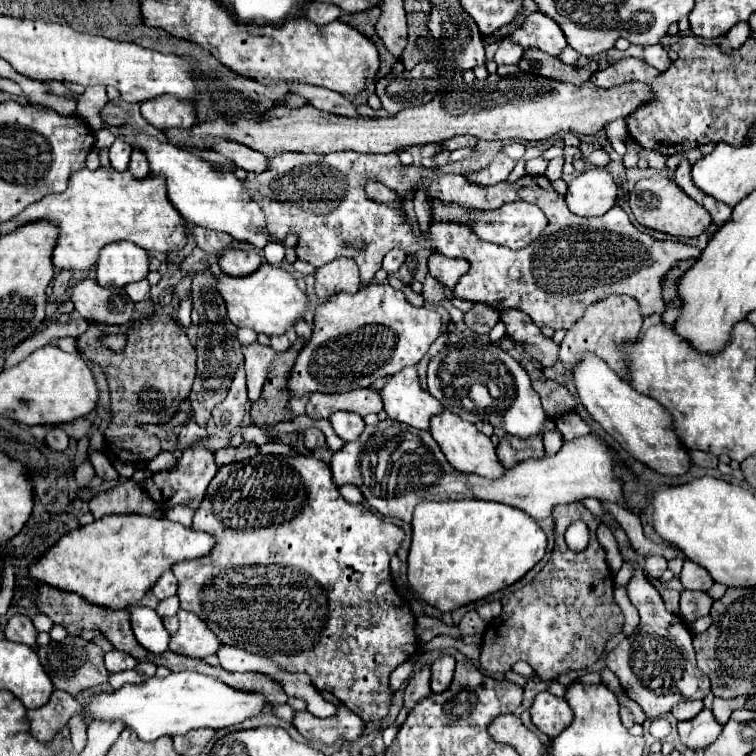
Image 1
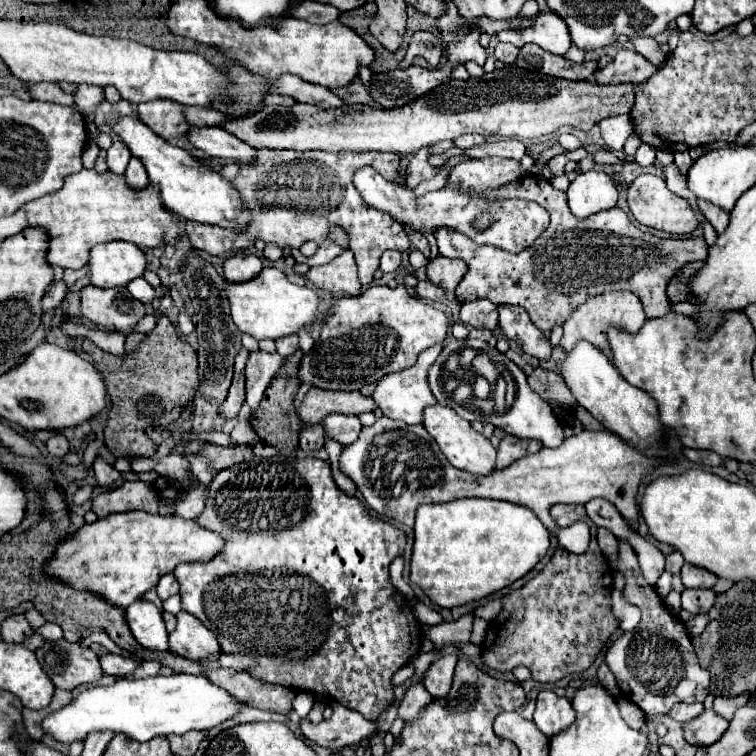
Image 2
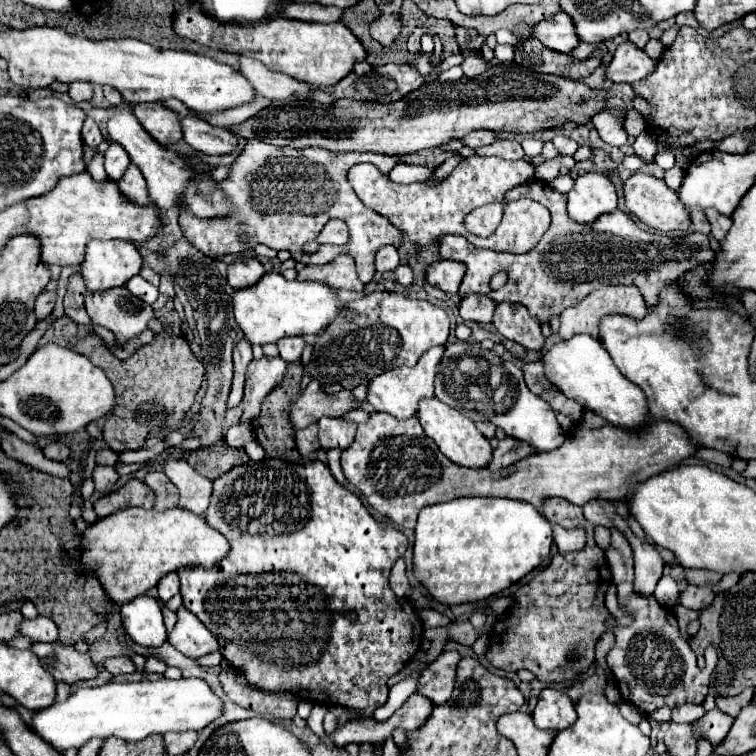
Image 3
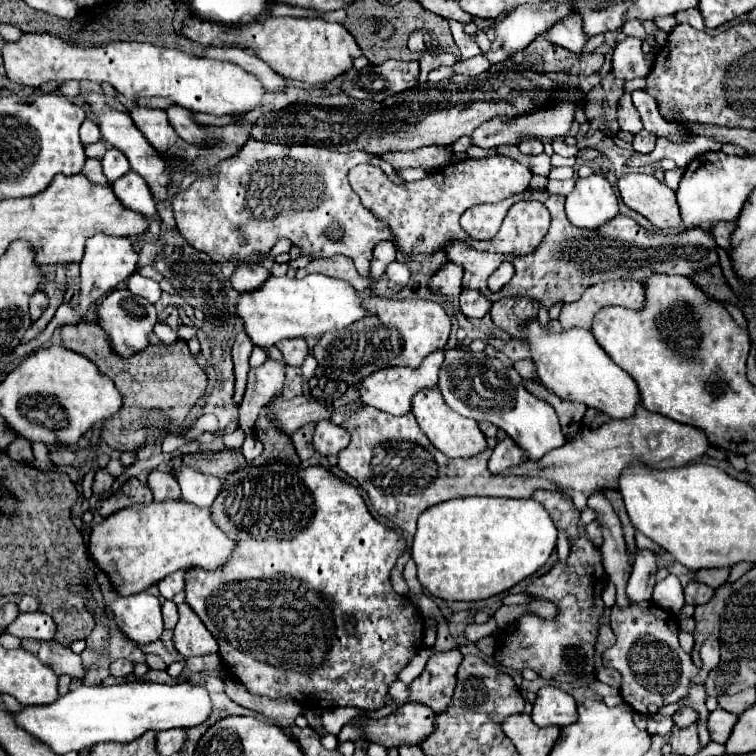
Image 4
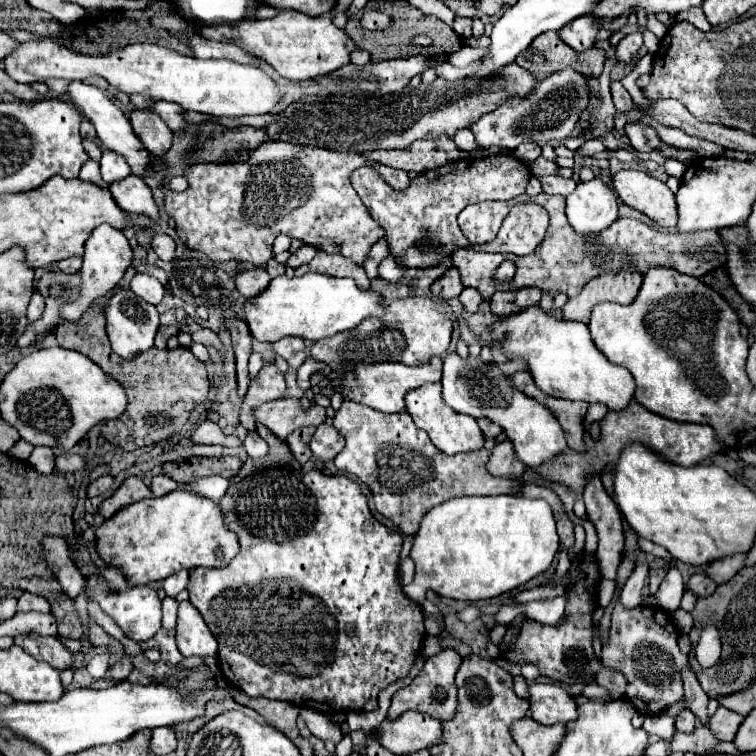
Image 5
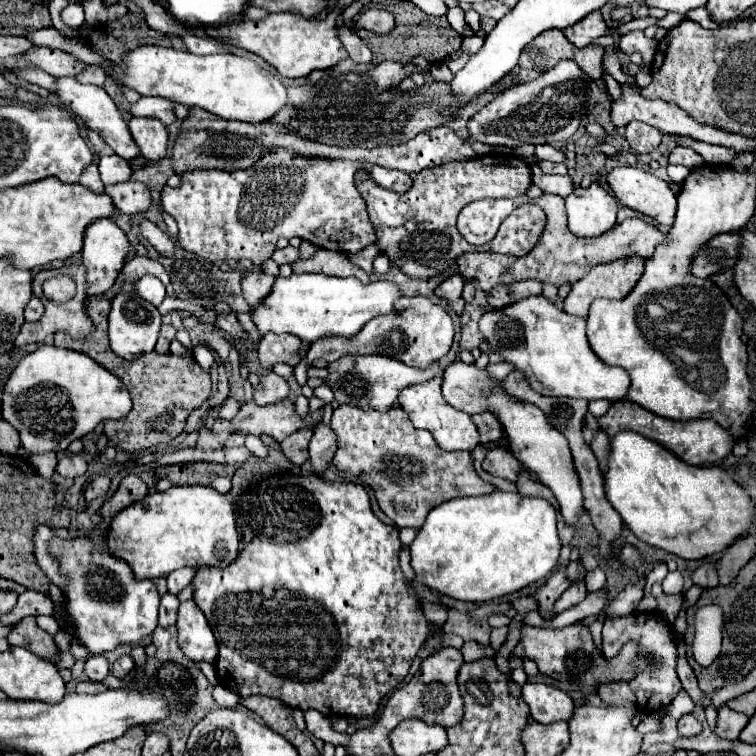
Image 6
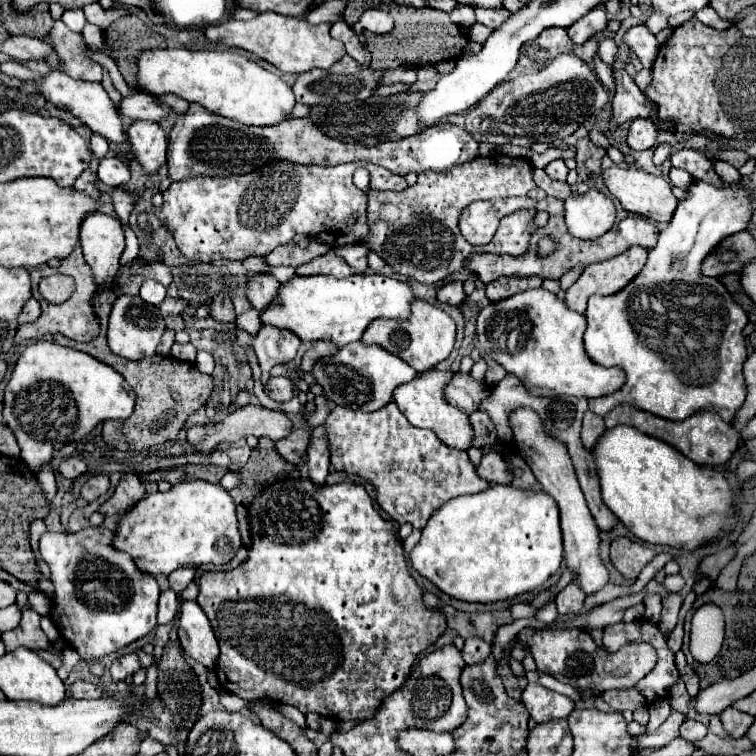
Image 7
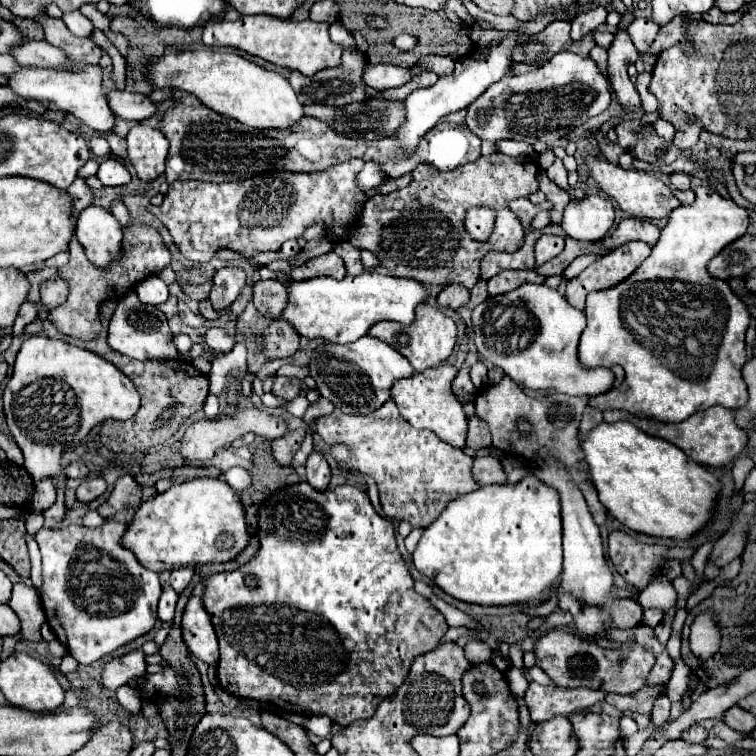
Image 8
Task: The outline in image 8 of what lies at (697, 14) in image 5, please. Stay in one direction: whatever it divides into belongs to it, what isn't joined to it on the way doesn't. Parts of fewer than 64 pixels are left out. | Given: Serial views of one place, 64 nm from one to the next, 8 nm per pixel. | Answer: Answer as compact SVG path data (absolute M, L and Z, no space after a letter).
M714 6L714 8L710 8L708 12L702 14L702 20L704 20L704 22L710 22L710 24L734 24L734 22L740 20L740 16L742 16L746 10L748 10L748 6L740 8L740 12L724 14L724 12L720 12L720 10Z

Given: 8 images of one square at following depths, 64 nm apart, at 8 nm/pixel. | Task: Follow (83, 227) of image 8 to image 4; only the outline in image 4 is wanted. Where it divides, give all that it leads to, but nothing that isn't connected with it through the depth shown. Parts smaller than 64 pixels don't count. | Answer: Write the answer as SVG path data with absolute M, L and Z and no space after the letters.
M96 234L92 238L86 240L86 254L80 262L80 278L82 278L82 290L80 290L80 306L74 310L68 304L62 304L56 310L56 316L49 322L40 336L34 340L26 343L19 344L13 350L13 355L5 355L4 362L11 362L13 358L20 358L29 355L42 347L47 342L56 330L56 326L60 324L78 324L82 320L82 316L86 314L86 310L102 296L106 296L110 290L114 290L122 280L126 280L130 274L134 274L138 268L138 254L132 248L132 242L128 238L116 238L116 236L106 236L106 234Z

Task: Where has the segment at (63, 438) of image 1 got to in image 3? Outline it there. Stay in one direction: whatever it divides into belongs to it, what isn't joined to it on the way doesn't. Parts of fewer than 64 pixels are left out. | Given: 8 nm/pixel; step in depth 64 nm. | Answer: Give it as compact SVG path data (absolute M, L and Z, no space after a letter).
M52 442L52 444L48 444L44 450L44 456L46 458L52 458L52 460L58 460L58 462L66 462L68 460L68 456L70 456L70 450L68 450L68 446L64 444L64 442Z

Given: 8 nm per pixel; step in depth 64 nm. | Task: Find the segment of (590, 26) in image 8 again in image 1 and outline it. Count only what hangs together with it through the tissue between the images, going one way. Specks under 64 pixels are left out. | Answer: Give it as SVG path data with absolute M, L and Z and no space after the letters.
M532 12L524 20L524 24L516 28L512 36L508 36L506 40L512 40L524 48L530 48L530 46L540 48L550 56L558 56L568 46L560 26L540 12Z

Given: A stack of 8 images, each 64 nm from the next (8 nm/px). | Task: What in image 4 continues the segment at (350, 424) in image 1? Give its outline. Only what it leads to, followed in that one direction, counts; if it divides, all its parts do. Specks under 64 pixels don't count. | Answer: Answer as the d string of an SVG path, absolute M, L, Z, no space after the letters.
M320 420L320 424L316 424L316 432L314 432L314 448L324 454L338 454L340 450L344 450L350 444L350 434L344 426L336 426L330 420Z

